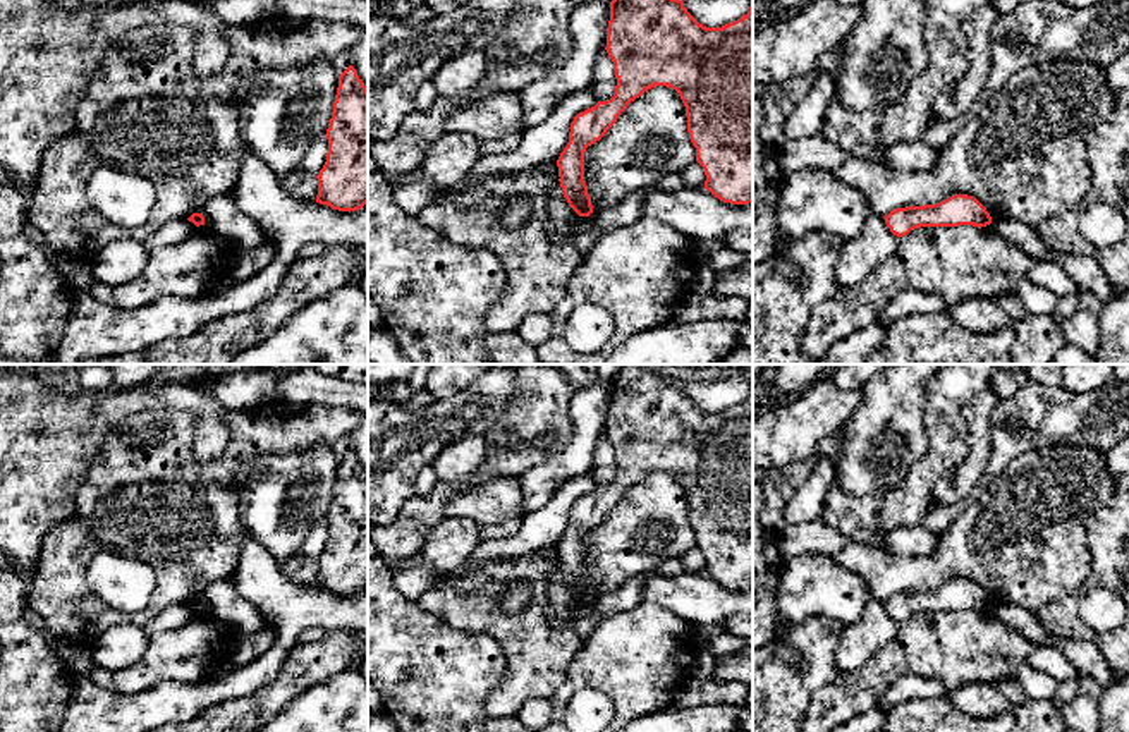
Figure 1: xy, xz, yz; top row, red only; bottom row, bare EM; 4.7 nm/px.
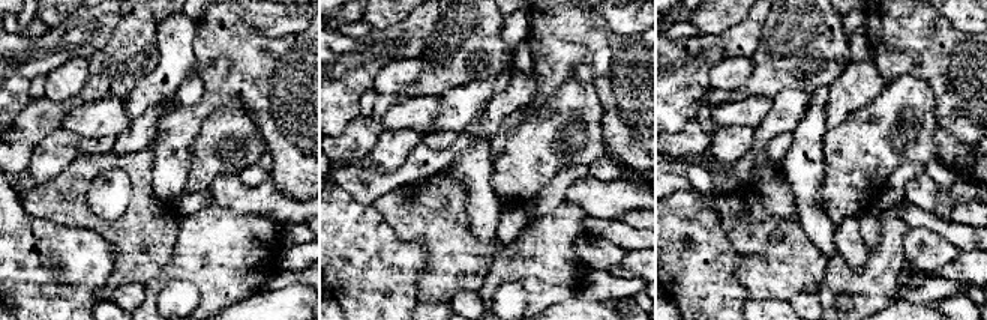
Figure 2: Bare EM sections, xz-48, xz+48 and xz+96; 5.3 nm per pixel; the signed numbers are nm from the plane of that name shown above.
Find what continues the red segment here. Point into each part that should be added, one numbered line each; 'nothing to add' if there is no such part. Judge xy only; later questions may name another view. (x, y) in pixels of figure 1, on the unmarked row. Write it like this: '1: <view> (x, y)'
nothing to add

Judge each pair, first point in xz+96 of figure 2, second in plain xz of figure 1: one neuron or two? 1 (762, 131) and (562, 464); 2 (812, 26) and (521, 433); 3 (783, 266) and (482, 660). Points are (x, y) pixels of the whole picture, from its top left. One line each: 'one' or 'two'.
1: one
2: one
3: two

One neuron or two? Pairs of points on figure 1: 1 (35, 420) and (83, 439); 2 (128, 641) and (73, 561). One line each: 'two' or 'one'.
1: one
2: two

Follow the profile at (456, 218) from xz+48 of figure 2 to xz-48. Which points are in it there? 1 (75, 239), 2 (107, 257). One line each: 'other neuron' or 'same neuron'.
1: other neuron
2: other neuron

